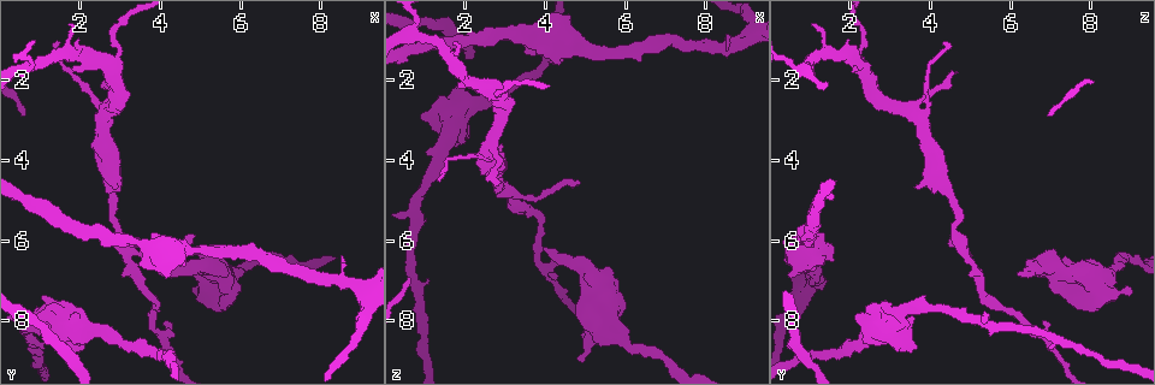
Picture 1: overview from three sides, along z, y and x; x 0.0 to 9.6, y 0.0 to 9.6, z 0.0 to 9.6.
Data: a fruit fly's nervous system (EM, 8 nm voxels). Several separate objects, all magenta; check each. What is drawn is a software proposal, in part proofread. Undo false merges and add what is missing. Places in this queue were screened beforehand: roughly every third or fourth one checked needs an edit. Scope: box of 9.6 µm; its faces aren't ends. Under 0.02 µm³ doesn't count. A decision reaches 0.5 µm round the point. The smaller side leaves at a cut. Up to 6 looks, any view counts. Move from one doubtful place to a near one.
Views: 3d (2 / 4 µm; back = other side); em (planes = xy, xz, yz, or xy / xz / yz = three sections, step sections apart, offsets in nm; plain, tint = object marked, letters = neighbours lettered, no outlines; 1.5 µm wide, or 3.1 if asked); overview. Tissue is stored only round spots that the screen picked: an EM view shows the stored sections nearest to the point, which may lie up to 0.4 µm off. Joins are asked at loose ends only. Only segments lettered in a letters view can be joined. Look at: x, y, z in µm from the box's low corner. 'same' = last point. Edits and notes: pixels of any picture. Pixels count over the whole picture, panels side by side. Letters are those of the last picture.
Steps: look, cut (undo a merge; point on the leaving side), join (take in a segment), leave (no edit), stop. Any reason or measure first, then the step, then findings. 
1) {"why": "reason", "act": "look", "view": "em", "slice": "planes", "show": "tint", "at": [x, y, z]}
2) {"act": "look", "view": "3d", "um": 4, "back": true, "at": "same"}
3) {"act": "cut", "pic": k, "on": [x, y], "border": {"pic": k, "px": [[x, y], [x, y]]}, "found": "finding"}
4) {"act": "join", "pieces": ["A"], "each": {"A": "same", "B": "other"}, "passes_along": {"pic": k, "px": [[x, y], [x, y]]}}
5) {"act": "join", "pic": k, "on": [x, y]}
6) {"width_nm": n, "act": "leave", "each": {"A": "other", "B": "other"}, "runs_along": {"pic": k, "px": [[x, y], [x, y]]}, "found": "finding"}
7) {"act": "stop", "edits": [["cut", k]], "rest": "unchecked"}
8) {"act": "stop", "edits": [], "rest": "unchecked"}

{"why": "free end", "act": "look", "view": "em", "slice": "planes", "show": "letters", "at": [4.35, 8.40, 6.55]}

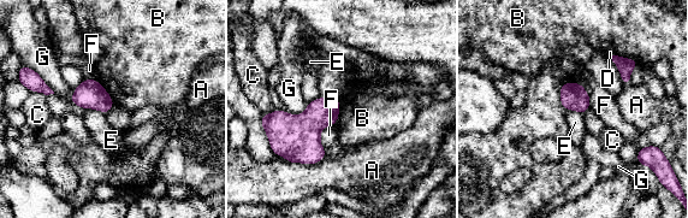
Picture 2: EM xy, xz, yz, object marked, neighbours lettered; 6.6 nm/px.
{"act": "leave", "each": {"A": "other", "B": "other", "C": "other", "D": "other", "E": "other", "F": "other", "G": "other"}, "border": {"pic": 2, "px": [[94, 78], [114, 104]]}, "found": "no lettered segment goes on from it"}

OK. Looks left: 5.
{"why": "free end", "act": "look", "view": "em", "slice": "planes", "show": "letters", "at": [4.75, 7.15, 9.05]}

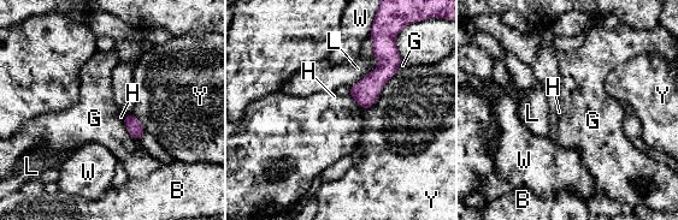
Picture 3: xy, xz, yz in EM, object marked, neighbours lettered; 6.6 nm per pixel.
{"act": "leave", "each": {"B": "other", "G": "other", "H": "other", "L": "other", "W": "other", "Y": "other"}, "found": "no lettered segment goes on from it"}

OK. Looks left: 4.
{"why": "branch stops here", "act": "look", "view": "3d", "um": 4, "at": [3.60, 6.65, 1.35]}

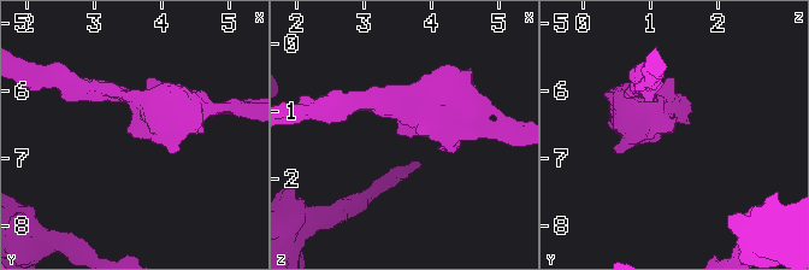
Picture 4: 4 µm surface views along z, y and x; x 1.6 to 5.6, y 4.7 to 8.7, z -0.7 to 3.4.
{"act": "look", "view": "em", "slice": "planes", "show": "letters", "at": [3.50, 6.60, 1.30]}

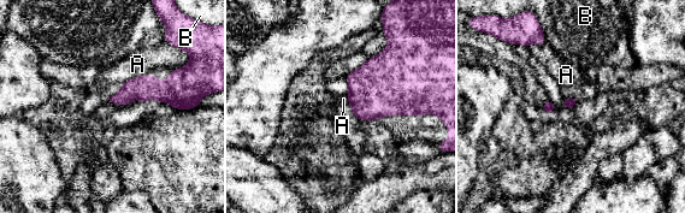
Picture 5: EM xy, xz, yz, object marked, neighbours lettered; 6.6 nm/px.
{"act": "leave", "each": {"A": "other", "B": "other"}, "runs_along": {"pic": 5, "px": [[113, 99], [167, 92], [182, 106]]}, "found": "none of them fits"}

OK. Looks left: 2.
{"act": "stop", "edits": [], "rest": "unchecked"}

